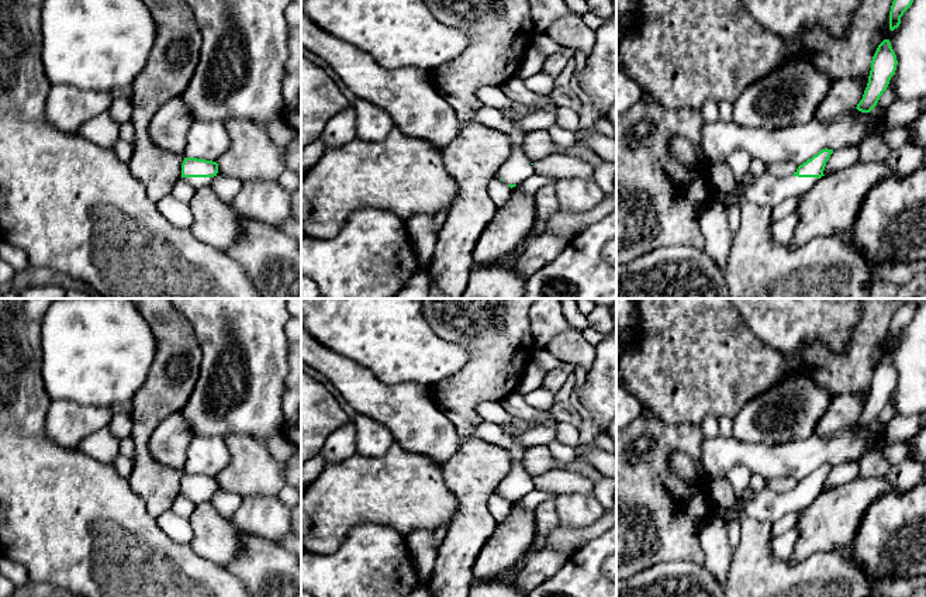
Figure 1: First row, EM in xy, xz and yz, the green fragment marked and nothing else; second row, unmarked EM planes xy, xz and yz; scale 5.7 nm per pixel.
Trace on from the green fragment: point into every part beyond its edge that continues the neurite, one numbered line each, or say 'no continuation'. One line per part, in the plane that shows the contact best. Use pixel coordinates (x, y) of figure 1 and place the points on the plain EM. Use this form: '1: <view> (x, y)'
1: xy (227, 503)

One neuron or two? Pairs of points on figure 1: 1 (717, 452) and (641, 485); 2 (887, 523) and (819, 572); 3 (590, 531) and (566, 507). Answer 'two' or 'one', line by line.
1: two
2: two
3: two

